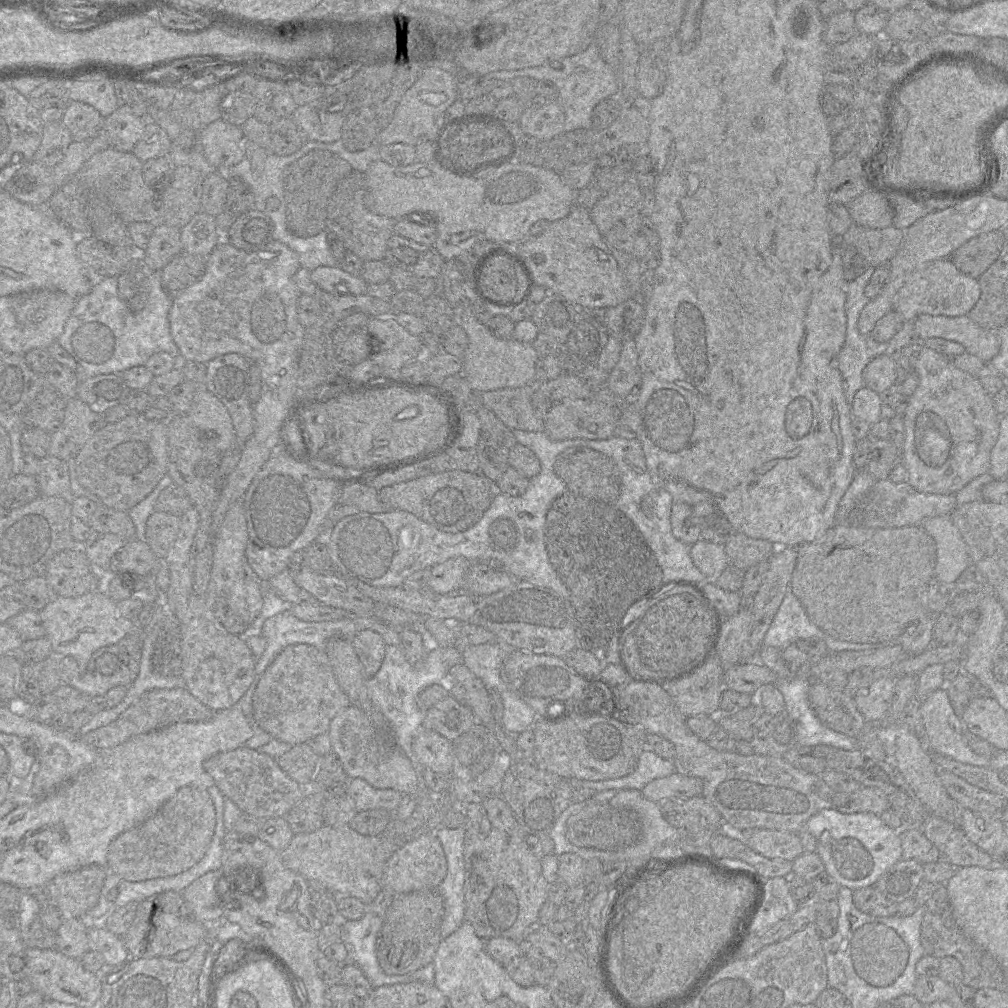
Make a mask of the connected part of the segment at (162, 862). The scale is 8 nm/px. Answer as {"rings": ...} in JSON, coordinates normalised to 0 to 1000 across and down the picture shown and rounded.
{"rings":[[[183,780],[155,808],[110,835],[105,860],[131,875],[176,868],[202,850],[210,834],[213,818],[213,801],[205,783]]]}

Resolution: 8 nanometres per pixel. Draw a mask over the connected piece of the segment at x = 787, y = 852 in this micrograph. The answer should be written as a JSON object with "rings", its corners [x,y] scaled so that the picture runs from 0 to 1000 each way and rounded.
{"rings":[[[752,822],[731,827],[744,842],[760,851],[788,854],[799,846],[791,826]]]}

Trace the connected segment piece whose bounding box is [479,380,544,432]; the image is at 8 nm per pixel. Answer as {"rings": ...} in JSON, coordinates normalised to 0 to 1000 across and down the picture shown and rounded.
{"rings":[[[532,377],[522,383],[515,385],[501,385],[490,388],[483,388],[476,391],[476,400],[489,409],[505,426],[507,427],[518,427],[523,429],[538,429],[540,428],[540,420],[533,413],[528,403],[528,393],[533,386],[533,381],[539,379],[533,379]]]}

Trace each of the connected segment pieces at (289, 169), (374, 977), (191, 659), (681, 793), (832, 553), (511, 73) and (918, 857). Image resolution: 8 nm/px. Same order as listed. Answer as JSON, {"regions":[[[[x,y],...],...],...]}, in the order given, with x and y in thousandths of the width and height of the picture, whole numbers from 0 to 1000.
{"regions":[[[[312,149],[286,164],[280,172],[286,229],[297,236],[309,236],[323,229],[326,197],[334,184],[349,170],[344,160],[323,149]]],[[[364,905],[355,913],[339,914],[339,934],[346,939],[347,952],[359,962],[370,980],[410,973],[431,977],[430,955],[411,963],[409,966],[382,966],[373,947],[373,932],[380,912],[381,909]]],[[[192,502],[179,512],[179,526],[162,558],[169,566],[166,605],[179,617],[181,673],[184,683],[199,697],[218,705],[237,696],[253,671],[254,654],[241,631],[227,628],[208,604],[208,592],[197,592],[191,582],[190,542],[197,523],[197,510]]],[[[672,766],[646,775],[637,784],[637,789],[654,797],[663,792],[683,793],[695,790],[697,775],[691,771],[684,771]]],[[[828,520],[815,534],[808,538],[795,540],[790,545],[791,556],[785,571],[783,585],[795,597],[803,614],[814,625],[829,634],[846,638],[884,637],[894,631],[904,619],[922,609],[918,599],[918,590],[924,574],[928,572],[930,543],[927,534],[917,525],[916,521],[889,524],[856,524]]],[[[590,39],[578,52],[562,57],[557,61],[517,69],[495,69],[479,76],[493,80],[508,80],[513,76],[526,76],[533,80],[548,81],[554,89],[552,100],[561,111],[560,131],[586,128],[586,115],[590,105],[602,97],[613,95],[612,74],[596,57]]],[[[900,822],[893,824],[893,826],[895,838],[894,853],[907,853],[915,857],[934,853],[932,843],[914,822]]]]}

